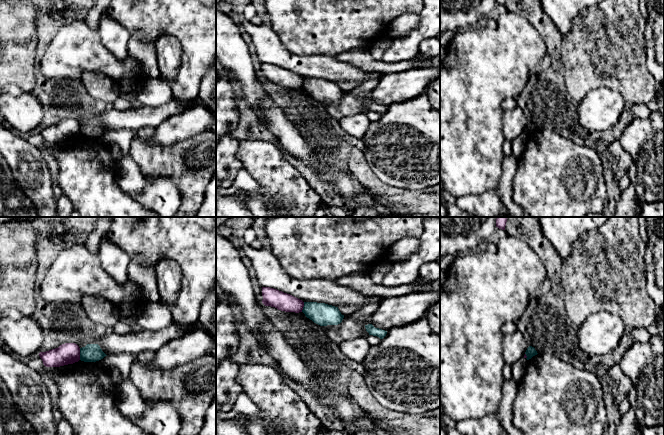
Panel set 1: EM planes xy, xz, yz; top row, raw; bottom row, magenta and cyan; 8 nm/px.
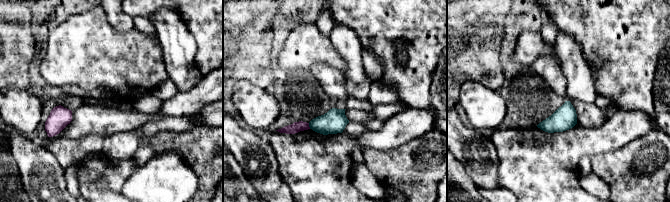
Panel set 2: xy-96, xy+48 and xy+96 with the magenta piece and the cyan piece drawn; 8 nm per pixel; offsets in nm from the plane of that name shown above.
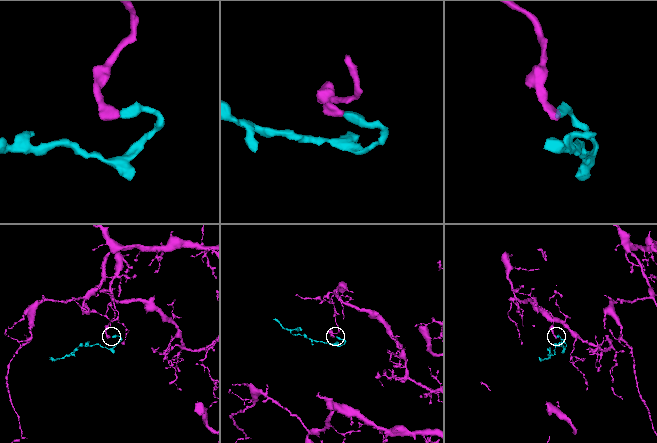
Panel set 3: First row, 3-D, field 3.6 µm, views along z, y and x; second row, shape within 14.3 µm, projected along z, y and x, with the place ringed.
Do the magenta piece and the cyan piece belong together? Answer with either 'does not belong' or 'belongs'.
does not belong

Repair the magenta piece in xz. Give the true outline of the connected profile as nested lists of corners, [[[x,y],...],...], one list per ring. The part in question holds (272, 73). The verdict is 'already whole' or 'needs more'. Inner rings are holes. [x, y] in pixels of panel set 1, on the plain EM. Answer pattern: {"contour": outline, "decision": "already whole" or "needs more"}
{"contour": [[[262,63],[262,79],[285,88],[302,88],[304,78],[290,70],[274,64]]], "decision": "already whole"}

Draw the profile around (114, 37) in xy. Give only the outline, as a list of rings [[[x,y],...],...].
[[[105,11],[101,15],[98,31],[101,42],[116,58],[123,60],[127,57],[130,32],[109,18]]]

